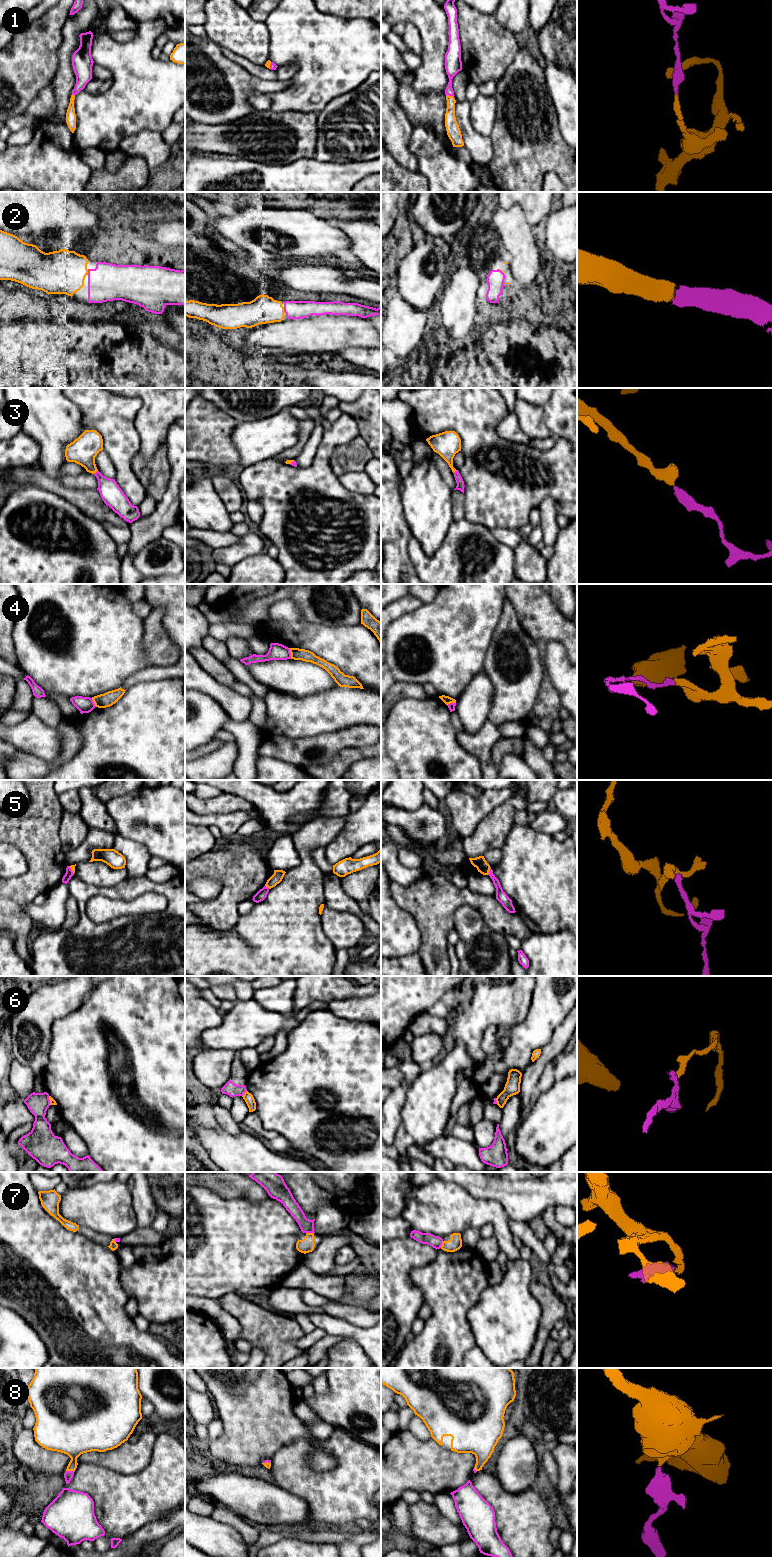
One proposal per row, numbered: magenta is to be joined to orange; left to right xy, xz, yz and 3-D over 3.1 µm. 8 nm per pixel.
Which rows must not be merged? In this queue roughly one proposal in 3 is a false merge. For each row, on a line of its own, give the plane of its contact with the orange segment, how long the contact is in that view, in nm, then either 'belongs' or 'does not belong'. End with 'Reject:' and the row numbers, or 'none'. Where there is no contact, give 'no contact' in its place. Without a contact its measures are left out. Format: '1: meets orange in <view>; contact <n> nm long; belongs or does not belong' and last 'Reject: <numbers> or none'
1: meets orange in yz; contact 70 nm long; belongs
2: meets orange in xy; contact 50 nm long; belongs
3: meets orange in xy; contact 50 nm long; belongs
4: meets orange in xz; contact 90 nm long; does not belong
5: meets orange in yz; contact 70 nm long; does not belong
6: meets orange in xz; contact 70 nm long; does not belong
7: meets orange in xz; contact 60 nm long; does not belong
8: meets orange in xy; contact 70 nm long; belongs
Reject: 4, 5, 6, 7

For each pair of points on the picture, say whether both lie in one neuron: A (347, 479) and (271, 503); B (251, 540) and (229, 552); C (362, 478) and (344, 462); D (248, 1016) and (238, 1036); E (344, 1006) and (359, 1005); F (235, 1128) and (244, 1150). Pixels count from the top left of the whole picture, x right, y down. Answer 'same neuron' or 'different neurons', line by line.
A: different neurons
B: same neuron
C: different neurons
D: same neuron
E: same neuron
F: different neurons

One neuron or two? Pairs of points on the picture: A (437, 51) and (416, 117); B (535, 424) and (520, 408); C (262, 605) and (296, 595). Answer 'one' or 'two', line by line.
A: two
B: one
C: one

